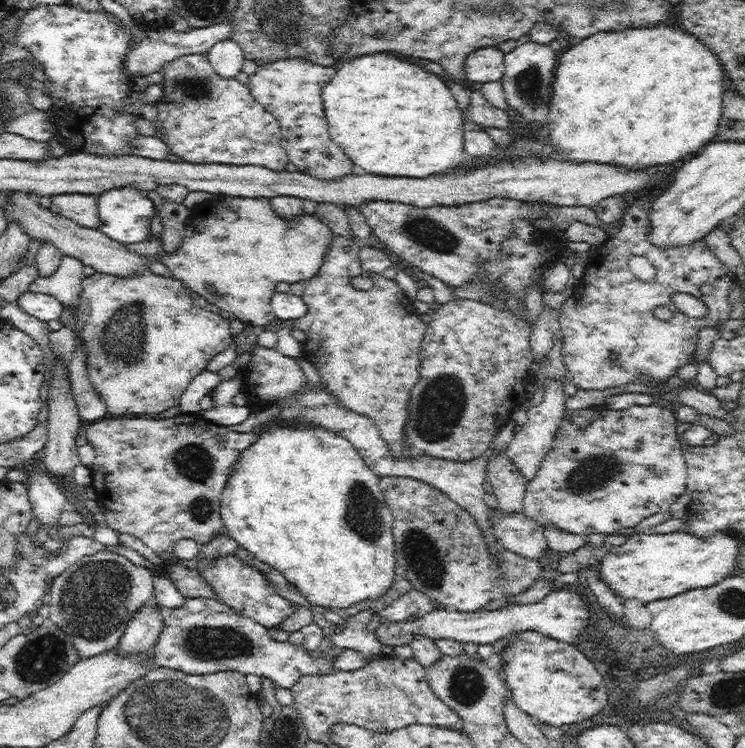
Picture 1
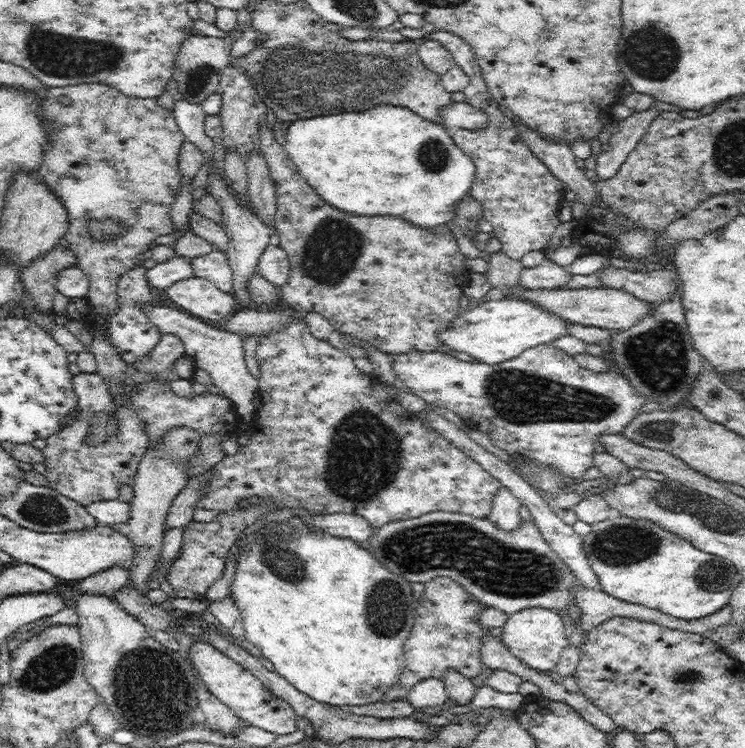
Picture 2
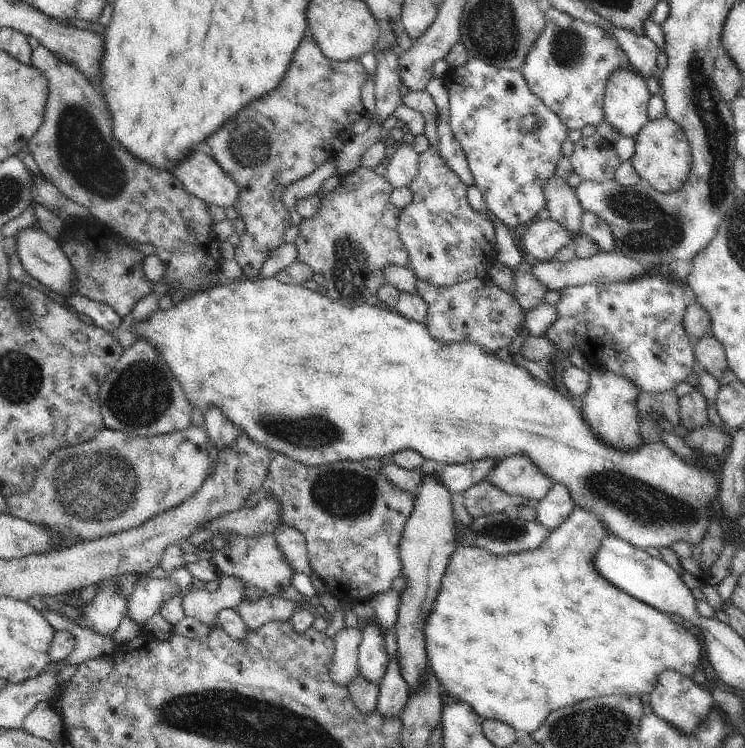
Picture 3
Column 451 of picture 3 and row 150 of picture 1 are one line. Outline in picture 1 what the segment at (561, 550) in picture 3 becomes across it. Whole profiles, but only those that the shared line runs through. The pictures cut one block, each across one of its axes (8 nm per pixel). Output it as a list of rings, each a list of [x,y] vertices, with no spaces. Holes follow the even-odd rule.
[[[679,24],[667,26],[636,27],[630,25],[620,32],[602,31],[587,36],[580,44],[568,48],[560,56],[560,64],[555,66],[555,76],[551,82],[551,105],[548,114],[548,142],[554,145],[554,156],[574,162],[612,163],[636,169],[647,169],[654,165],[672,165],[682,163],[712,142],[717,135],[722,115],[722,98],[726,91],[727,77],[716,54],[698,37],[686,32]]]

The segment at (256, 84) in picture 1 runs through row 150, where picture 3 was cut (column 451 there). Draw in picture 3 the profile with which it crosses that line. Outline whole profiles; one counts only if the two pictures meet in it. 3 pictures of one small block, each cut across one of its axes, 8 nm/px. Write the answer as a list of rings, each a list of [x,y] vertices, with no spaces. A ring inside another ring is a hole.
[[[489,276],[470,279],[451,287],[434,286],[417,278],[417,294],[426,301],[425,324],[430,336],[438,342],[474,343],[494,357],[498,350],[510,349],[513,340],[525,328],[525,310],[517,298],[498,288]]]

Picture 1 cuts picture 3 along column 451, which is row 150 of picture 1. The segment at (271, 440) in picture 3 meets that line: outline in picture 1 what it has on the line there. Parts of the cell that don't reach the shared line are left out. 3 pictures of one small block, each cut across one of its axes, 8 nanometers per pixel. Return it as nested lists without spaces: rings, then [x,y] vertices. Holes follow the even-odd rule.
[[[371,53],[360,57],[353,58],[342,63],[342,68],[336,71],[336,74],[330,79],[328,84],[322,87],[321,99],[328,122],[329,135],[331,139],[347,154],[353,162],[353,166],[357,172],[374,174],[376,176],[385,177],[410,177],[410,178],[426,178],[432,174],[438,174],[457,168],[467,156],[464,152],[464,129],[466,125],[463,122],[464,114],[460,114],[460,109],[456,106],[456,100],[452,96],[452,92],[448,90],[448,86],[436,76],[430,74],[418,66],[412,66],[407,61],[399,60],[388,54]]]

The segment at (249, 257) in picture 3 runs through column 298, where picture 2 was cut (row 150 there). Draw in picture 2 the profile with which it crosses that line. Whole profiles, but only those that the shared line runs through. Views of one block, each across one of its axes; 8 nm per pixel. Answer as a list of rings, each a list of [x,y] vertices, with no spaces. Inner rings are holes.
[[[90,82],[84,84],[74,84],[63,87],[47,87],[45,90],[45,98],[41,102],[42,119],[46,122],[47,136],[49,138],[48,148],[44,152],[44,160],[38,168],[36,179],[44,181],[48,185],[48,189],[58,195],[68,212],[68,230],[66,230],[65,238],[68,240],[69,249],[74,252],[77,257],[77,265],[88,275],[89,290],[86,298],[91,306],[95,308],[97,314],[114,314],[116,306],[118,306],[117,282],[119,278],[134,267],[138,267],[143,258],[142,254],[147,252],[149,247],[154,243],[154,239],[164,234],[173,232],[173,224],[169,215],[170,207],[175,201],[176,195],[179,193],[183,176],[179,171],[179,152],[185,136],[177,126],[172,111],[158,105],[157,97],[154,98],[138,98],[134,96],[126,96],[113,86],[100,84],[99,82]]]

